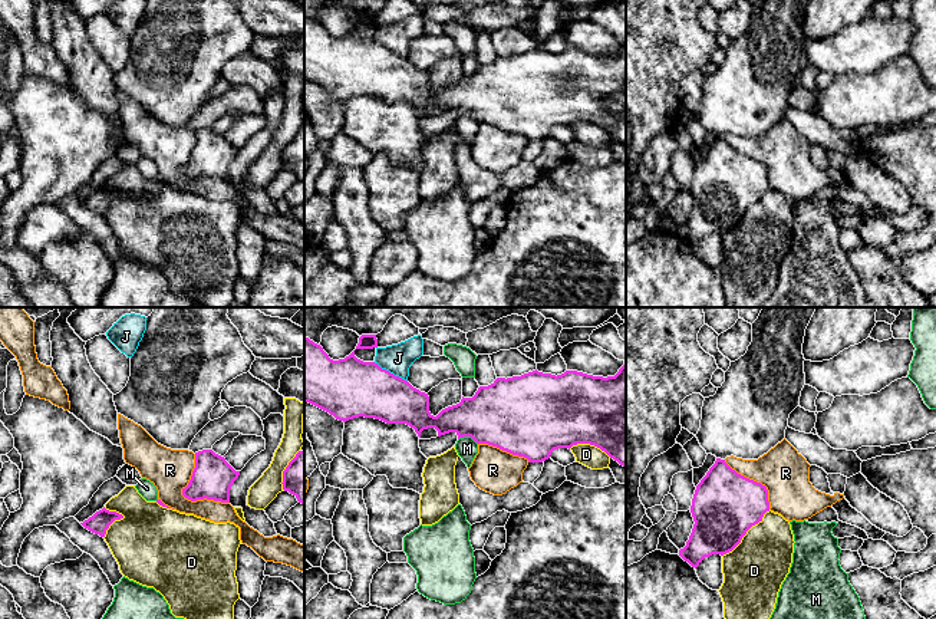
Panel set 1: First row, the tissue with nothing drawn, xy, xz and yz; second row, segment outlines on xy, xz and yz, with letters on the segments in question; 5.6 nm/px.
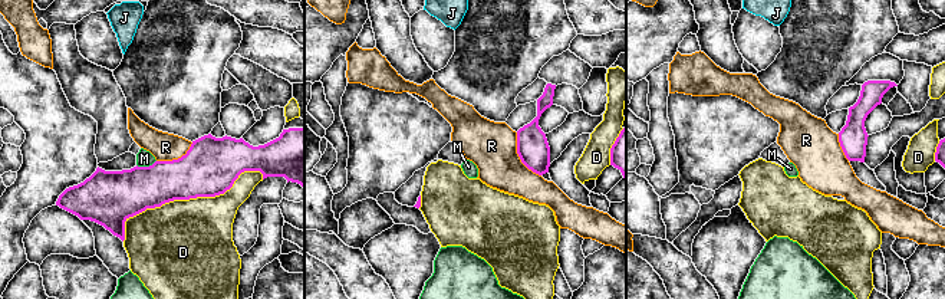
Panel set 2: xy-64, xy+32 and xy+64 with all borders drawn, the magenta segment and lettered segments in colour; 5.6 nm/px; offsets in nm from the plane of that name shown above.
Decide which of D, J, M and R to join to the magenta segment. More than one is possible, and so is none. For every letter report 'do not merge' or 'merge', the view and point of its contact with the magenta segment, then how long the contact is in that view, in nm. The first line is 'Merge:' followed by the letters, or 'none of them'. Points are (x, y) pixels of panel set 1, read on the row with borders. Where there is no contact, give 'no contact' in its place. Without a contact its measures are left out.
Merge: none of them
D: do not merge | yz (745, 533) | 380 nm
J: do not merge | xz (389, 372) | 220 nm
M: do not merge | xz (468, 435) | 120 nm
R: do not merge | xy (185, 497) | 340 nm

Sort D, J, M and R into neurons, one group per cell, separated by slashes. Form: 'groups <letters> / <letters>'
groups D / J / M / R

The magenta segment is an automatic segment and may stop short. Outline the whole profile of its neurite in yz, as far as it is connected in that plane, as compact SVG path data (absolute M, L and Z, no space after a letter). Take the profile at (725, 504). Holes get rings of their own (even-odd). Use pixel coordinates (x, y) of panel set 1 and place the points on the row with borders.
M716 458L696 485L691 506L695 524L679 556L696 569L705 557L732 551L767 511L767 487Z

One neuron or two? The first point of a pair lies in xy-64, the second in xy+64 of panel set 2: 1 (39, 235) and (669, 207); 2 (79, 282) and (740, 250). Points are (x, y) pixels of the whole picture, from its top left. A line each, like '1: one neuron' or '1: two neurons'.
1: one neuron
2: one neuron

